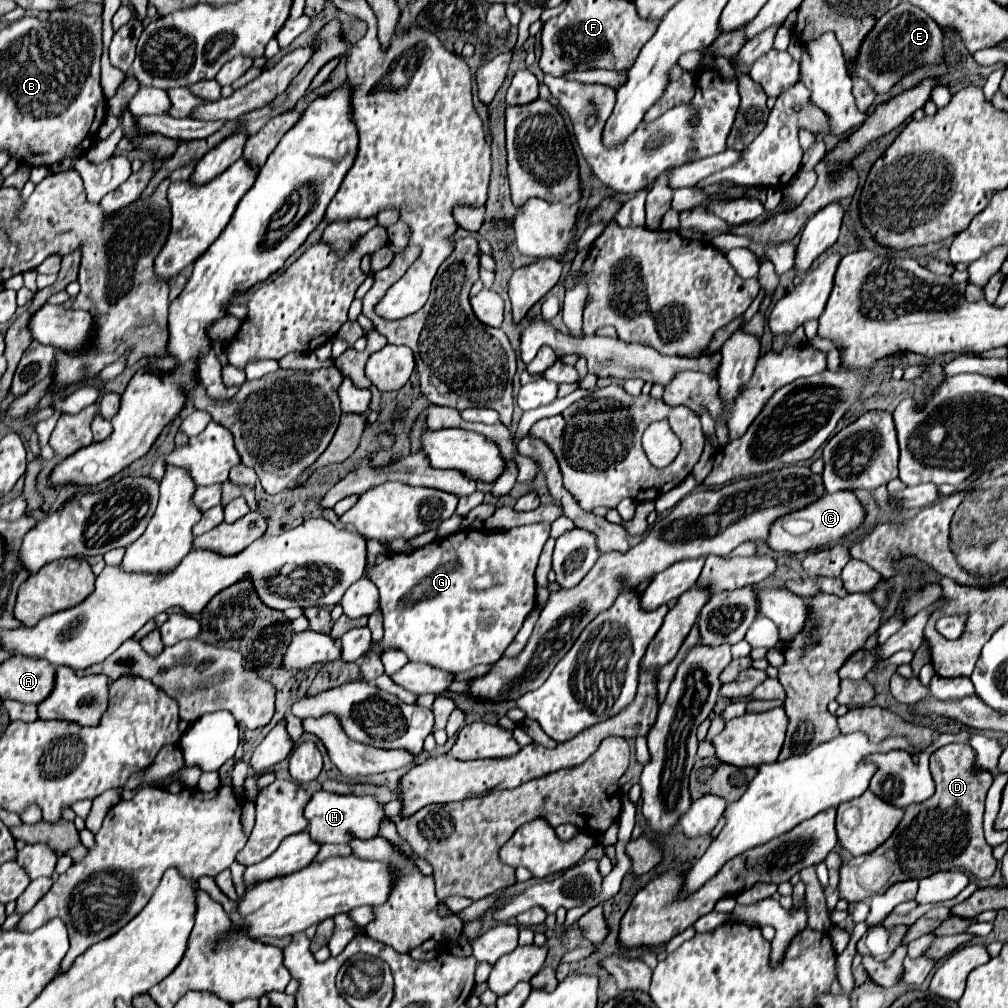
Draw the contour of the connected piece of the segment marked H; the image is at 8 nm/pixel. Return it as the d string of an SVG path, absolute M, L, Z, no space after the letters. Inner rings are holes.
M319 790L311 796L311 800L305 806L305 818L309 822L307 830L313 842L317 844L341 844L349 842L349 836L357 836L361 840L369 840L379 834L379 822L383 818L383 808L373 796L339 796L329 794L325 790Z

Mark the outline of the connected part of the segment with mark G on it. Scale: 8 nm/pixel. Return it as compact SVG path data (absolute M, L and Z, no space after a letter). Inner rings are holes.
M549 524L517 526L517 528L511 528L507 532L489 532L489 530L483 530L483 532L455 532L455 534L447 536L447 538L439 538L439 540L435 540L435 542L423 546L423 548L411 550L407 554L379 556L375 570L367 570L367 576L379 588L381 610L383 610L383 628L385 628L385 634L383 634L381 642L379 644L373 644L375 654L377 656L383 656L389 650L401 650L401 652L407 654L407 658L411 662L433 664L433 666L437 666L441 670L447 670L447 672L453 672L453 674L471 670L477 664L495 664L503 656L505 648L513 642L513 638L517 636L517 632L521 630L525 616L535 608L535 568L537 568L541 548L547 542L547 538L549 538ZM423 604L427 604L427 612L419 612L423 608Z

